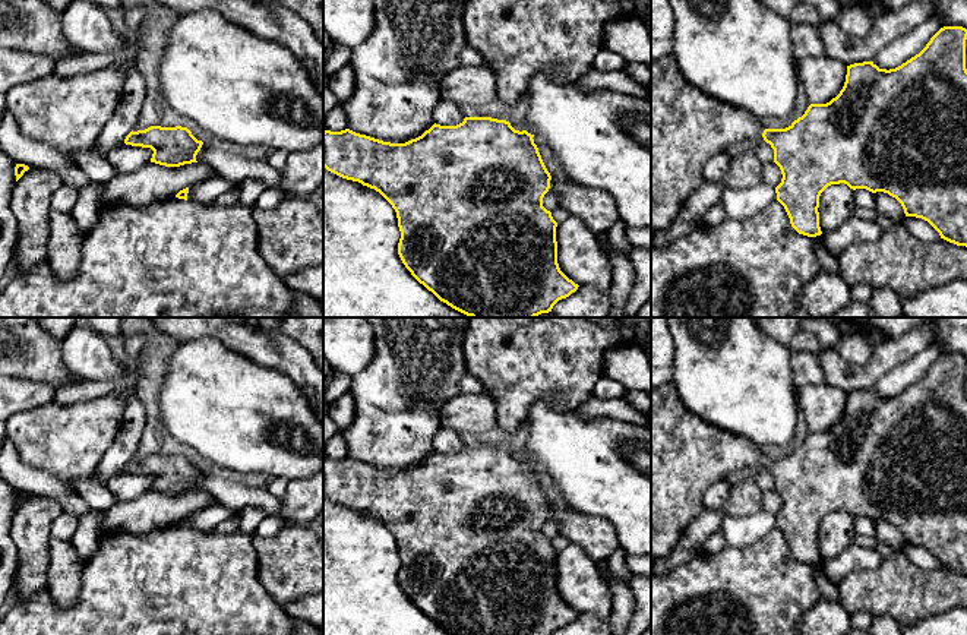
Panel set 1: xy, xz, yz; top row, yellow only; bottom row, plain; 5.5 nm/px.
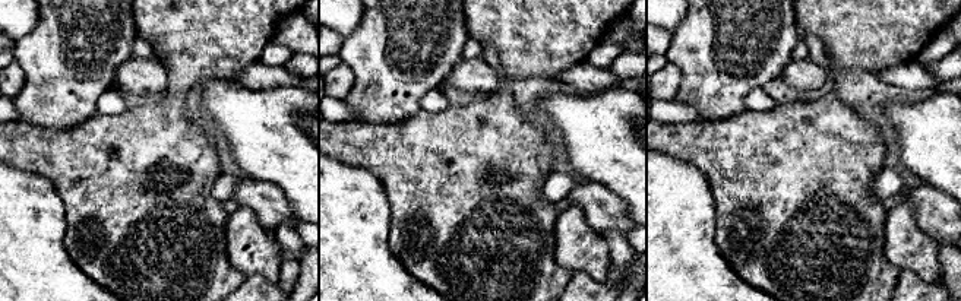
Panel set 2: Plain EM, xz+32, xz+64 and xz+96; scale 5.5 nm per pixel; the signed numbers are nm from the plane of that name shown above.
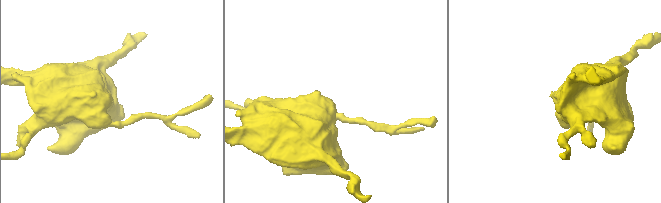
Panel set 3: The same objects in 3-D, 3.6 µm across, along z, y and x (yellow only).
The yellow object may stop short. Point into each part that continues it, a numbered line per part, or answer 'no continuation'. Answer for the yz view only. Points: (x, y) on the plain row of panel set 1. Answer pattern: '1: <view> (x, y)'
1: yz (688, 454)

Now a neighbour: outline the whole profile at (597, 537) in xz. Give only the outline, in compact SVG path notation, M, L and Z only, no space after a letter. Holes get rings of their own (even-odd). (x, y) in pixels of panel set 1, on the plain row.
M552 506L550 516L560 525L559 534L571 544L576 544L594 562L607 562L610 555L620 547L614 527L607 519Z

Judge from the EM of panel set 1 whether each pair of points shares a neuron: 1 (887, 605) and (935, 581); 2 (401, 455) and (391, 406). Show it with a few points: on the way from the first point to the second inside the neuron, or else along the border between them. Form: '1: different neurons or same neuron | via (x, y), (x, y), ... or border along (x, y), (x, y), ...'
1: same neuron | via (898, 593), (923, 593)
2: same neuron | via (398, 444), (395, 417)

